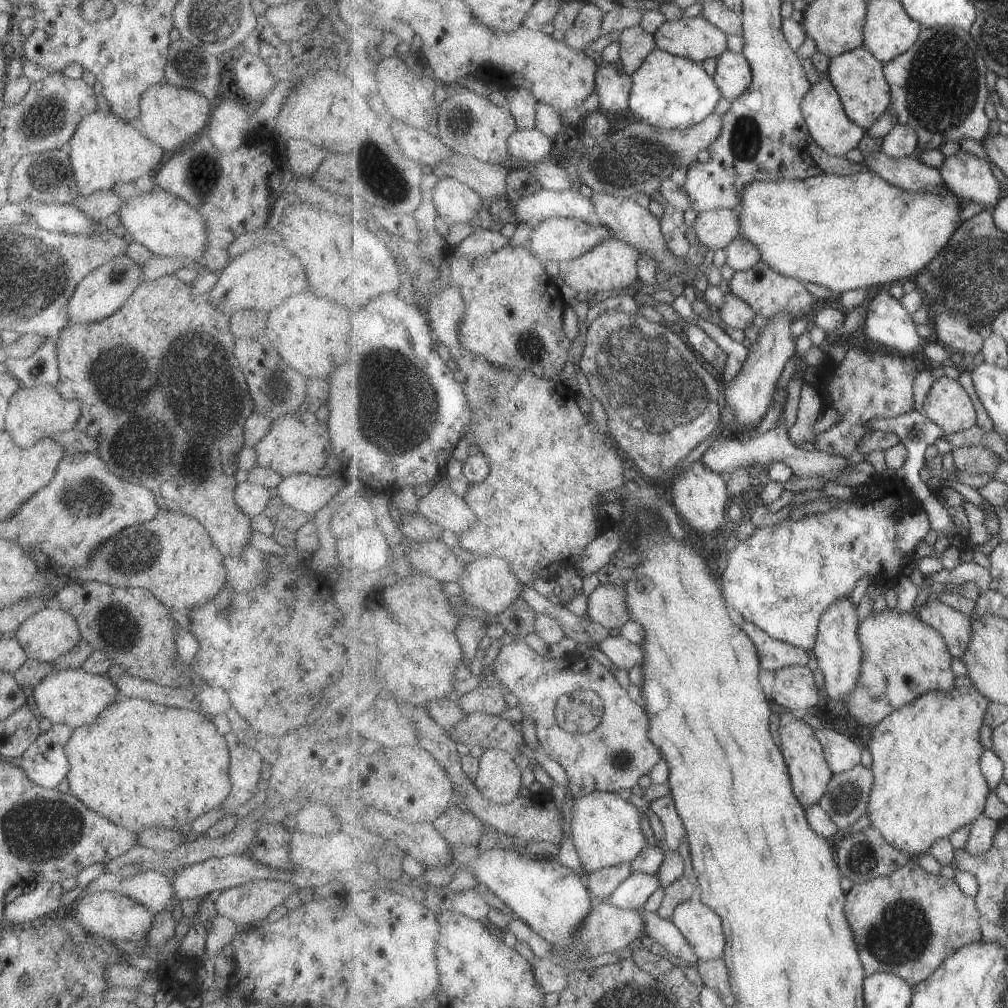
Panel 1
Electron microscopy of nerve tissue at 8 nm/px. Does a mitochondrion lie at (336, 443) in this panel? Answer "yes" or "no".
no

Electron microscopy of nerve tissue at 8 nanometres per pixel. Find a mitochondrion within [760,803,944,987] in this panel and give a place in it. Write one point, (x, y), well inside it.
(900, 934)

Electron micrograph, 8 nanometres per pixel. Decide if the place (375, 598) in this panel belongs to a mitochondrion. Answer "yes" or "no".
no

